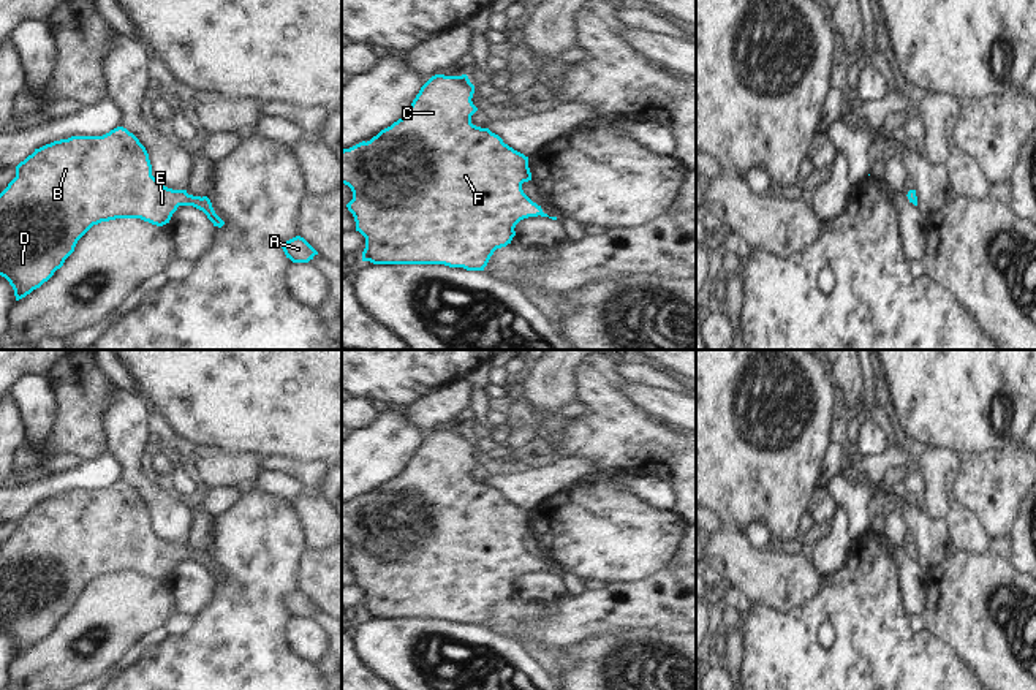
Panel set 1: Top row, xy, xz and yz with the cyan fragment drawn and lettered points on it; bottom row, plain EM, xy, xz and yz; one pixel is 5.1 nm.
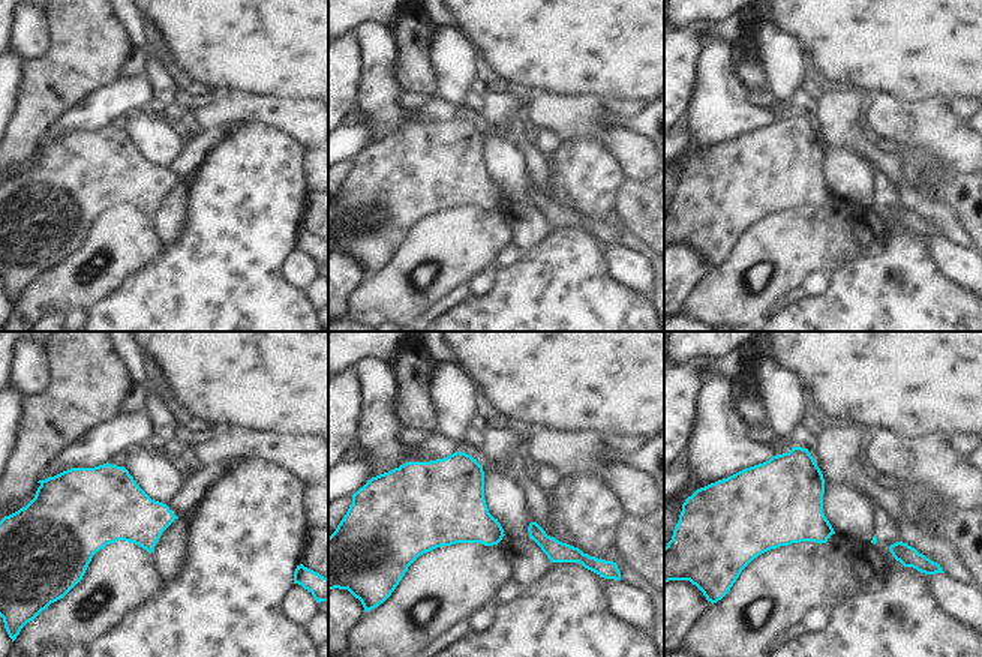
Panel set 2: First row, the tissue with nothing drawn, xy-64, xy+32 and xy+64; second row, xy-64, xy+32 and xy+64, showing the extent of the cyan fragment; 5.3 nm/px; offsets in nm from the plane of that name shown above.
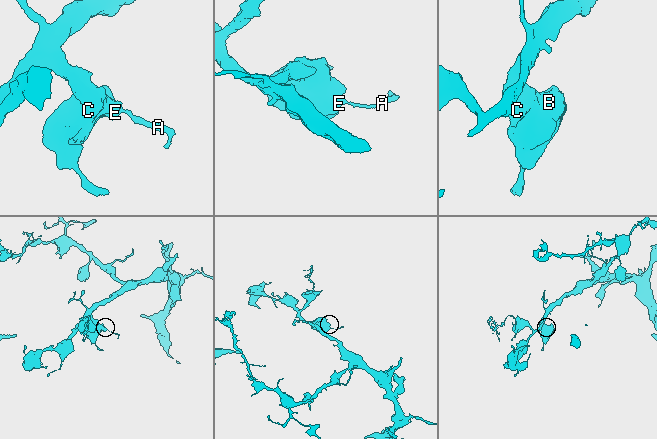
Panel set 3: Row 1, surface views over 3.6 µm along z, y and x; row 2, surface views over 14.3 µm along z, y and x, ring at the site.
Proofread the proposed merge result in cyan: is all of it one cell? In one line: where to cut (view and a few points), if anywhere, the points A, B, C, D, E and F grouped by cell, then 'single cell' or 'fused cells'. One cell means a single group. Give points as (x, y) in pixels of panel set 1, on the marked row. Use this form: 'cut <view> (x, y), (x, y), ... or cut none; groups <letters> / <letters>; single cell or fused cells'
cut none; groups A B C D E F; single cell

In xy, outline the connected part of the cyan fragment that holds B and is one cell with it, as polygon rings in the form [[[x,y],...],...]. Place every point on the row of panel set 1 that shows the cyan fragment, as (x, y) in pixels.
[[[123,127],[103,136],[71,136],[35,149],[16,166],[16,177],[0,193],[0,275],[14,290],[16,301],[47,282],[65,260],[74,252],[78,241],[101,222],[115,218],[141,218],[157,226],[169,223],[179,206],[193,206],[202,210],[214,226],[225,222],[215,214],[207,196],[193,196],[187,190],[172,190],[152,176],[152,165],[146,147]]]

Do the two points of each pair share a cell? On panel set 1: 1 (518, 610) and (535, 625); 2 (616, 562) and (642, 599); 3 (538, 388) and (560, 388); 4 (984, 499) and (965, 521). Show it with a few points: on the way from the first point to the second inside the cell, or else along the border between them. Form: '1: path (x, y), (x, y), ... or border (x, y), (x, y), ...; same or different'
1: border (549, 603), (521, 621), (521, 630), (529, 638); different
2: border (663, 567), (636, 580), (612, 580), (604, 584); different
3: path (543, 388), (555, 388); same
4: border (954, 502), (976, 518), (990, 540); different

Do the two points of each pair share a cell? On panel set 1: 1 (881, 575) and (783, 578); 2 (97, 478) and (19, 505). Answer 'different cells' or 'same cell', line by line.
1: different cells
2: same cell

